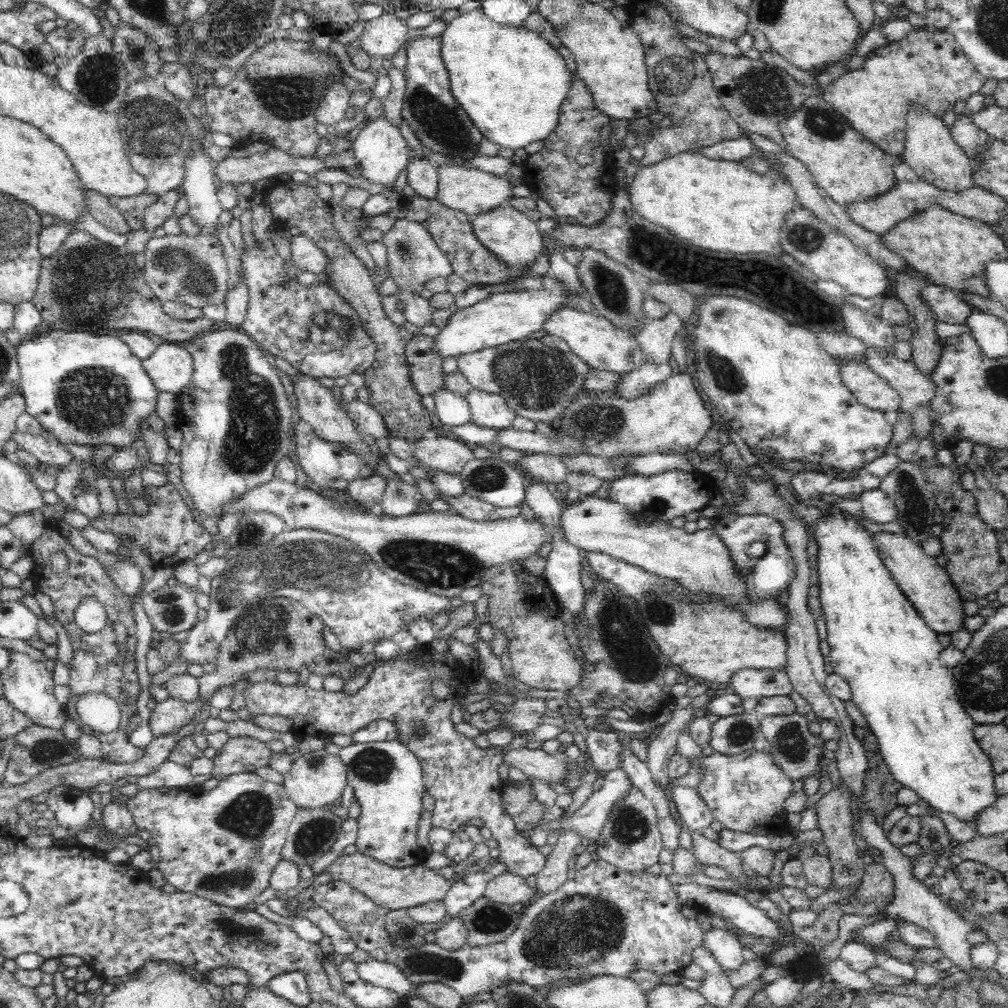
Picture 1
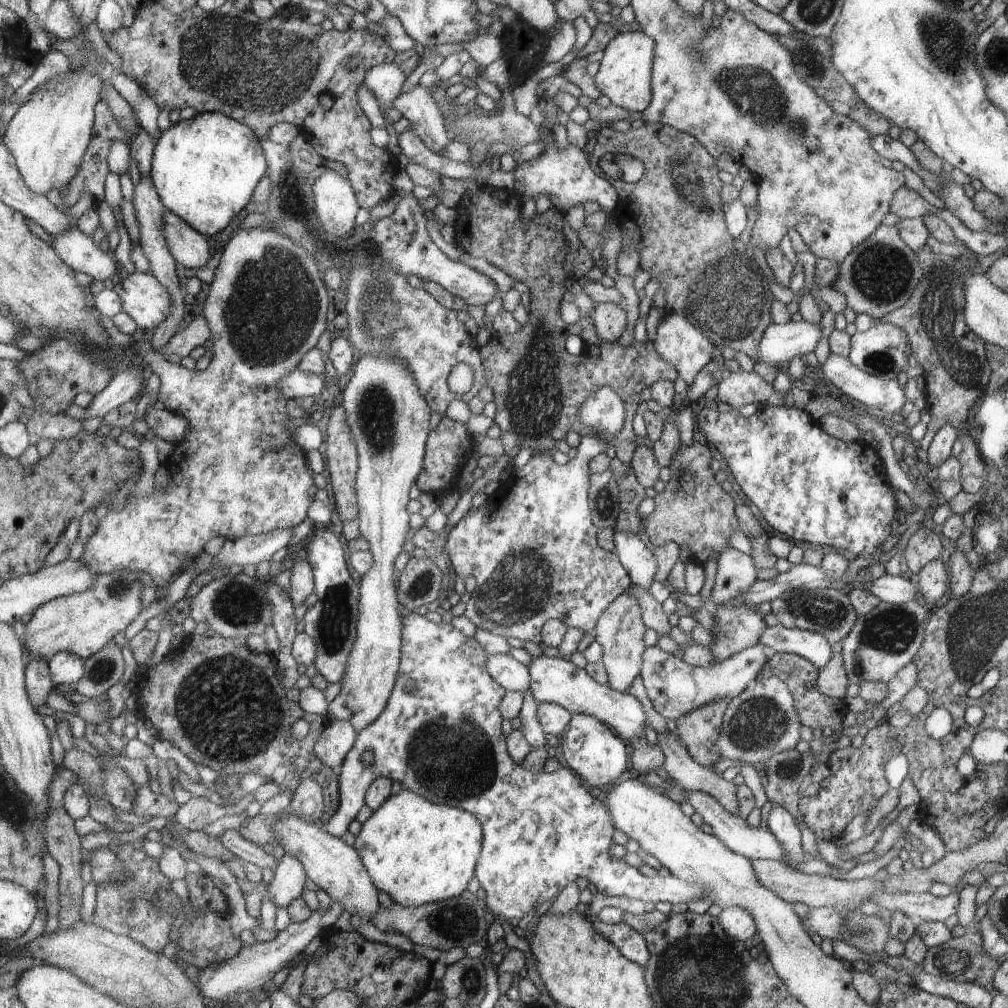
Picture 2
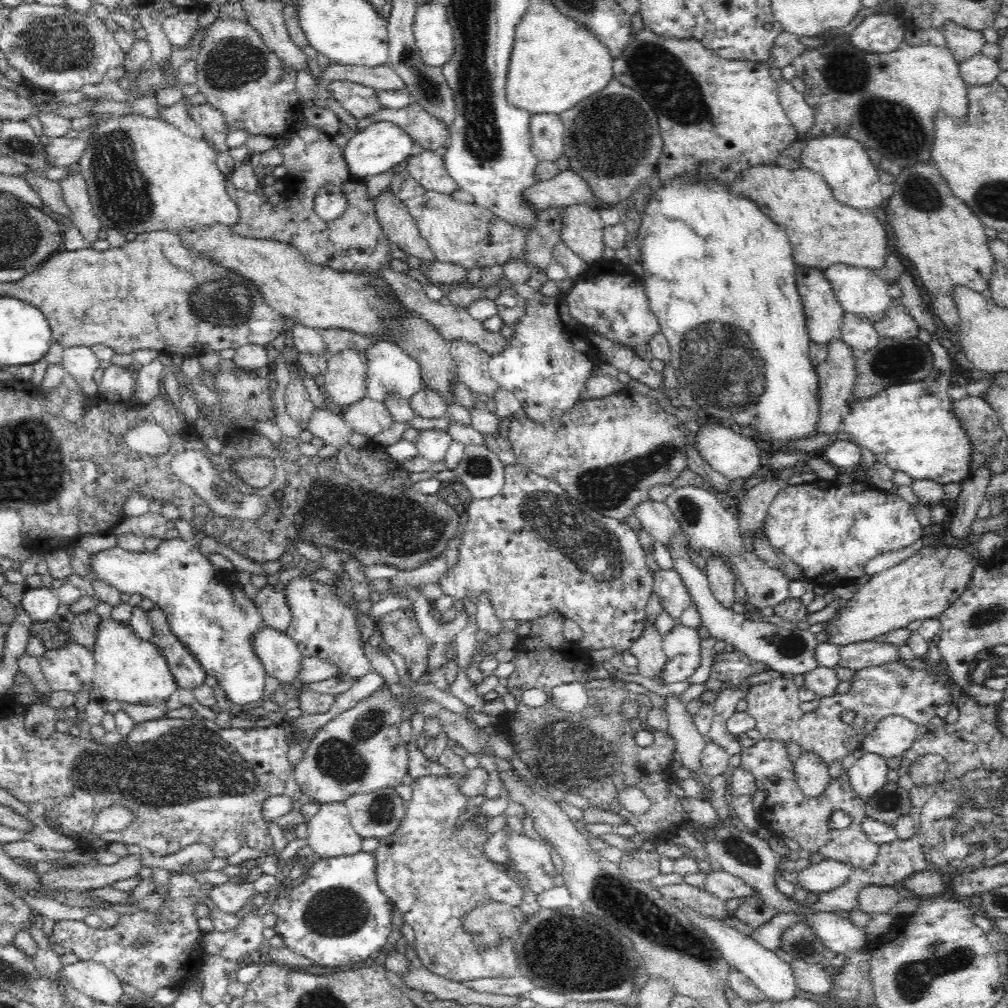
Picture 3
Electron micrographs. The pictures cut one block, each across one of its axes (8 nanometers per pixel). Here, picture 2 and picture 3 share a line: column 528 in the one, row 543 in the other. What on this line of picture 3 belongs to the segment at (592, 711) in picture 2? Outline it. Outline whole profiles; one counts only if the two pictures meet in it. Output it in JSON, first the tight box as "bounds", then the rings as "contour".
{"bounds":[634,502,683,546],"contour":[[[640,502],[634,508],[634,515],[640,520],[643,528],[650,532],[654,541],[663,542],[666,546],[668,542],[672,542],[674,534],[683,532],[672,514],[672,509],[668,508],[665,502]]]}

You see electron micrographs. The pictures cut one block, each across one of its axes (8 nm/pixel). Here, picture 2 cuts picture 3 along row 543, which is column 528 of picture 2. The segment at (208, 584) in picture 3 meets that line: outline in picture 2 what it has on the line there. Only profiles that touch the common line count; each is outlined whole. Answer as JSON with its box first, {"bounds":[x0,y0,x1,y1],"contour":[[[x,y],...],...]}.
{"bounds":[514,117,620,212],"contour":[[[536,117],[534,120],[537,121],[538,128],[542,129],[541,140],[538,142],[548,148],[540,158],[517,164],[514,169],[514,180],[525,186],[524,193],[518,191],[518,196],[546,194],[550,196],[552,206],[561,212],[579,204],[586,204],[590,200],[600,201],[601,210],[604,212],[613,211],[620,198],[617,189],[608,178],[590,168],[590,156],[586,149],[570,143],[568,148],[558,150],[553,132],[545,127],[546,120],[539,121]]]}

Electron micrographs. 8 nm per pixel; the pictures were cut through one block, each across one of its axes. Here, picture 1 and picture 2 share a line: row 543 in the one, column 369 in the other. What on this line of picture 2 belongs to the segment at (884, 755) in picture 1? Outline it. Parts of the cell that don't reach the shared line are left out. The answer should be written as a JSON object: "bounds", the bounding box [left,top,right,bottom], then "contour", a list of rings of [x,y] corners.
{"bounds":[353,788,484,907],"contour":[[[403,788],[399,794],[390,795],[390,798],[362,823],[362,829],[355,837],[353,847],[360,853],[377,889],[386,892],[396,904],[417,907],[453,899],[466,890],[466,884],[474,876],[474,870],[477,870],[484,842],[484,827],[474,813],[434,804],[433,801],[424,800],[417,793]]]}

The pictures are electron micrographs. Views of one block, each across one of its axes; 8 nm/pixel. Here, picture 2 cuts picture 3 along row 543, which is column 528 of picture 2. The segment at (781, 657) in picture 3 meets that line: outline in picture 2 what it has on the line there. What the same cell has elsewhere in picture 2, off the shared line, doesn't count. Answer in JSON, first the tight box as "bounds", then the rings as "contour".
{"bounds":[487,654,531,692],"contour":[[[488,654],[487,671],[492,679],[507,691],[526,692],[529,690],[531,677],[529,668],[507,654]]]}

